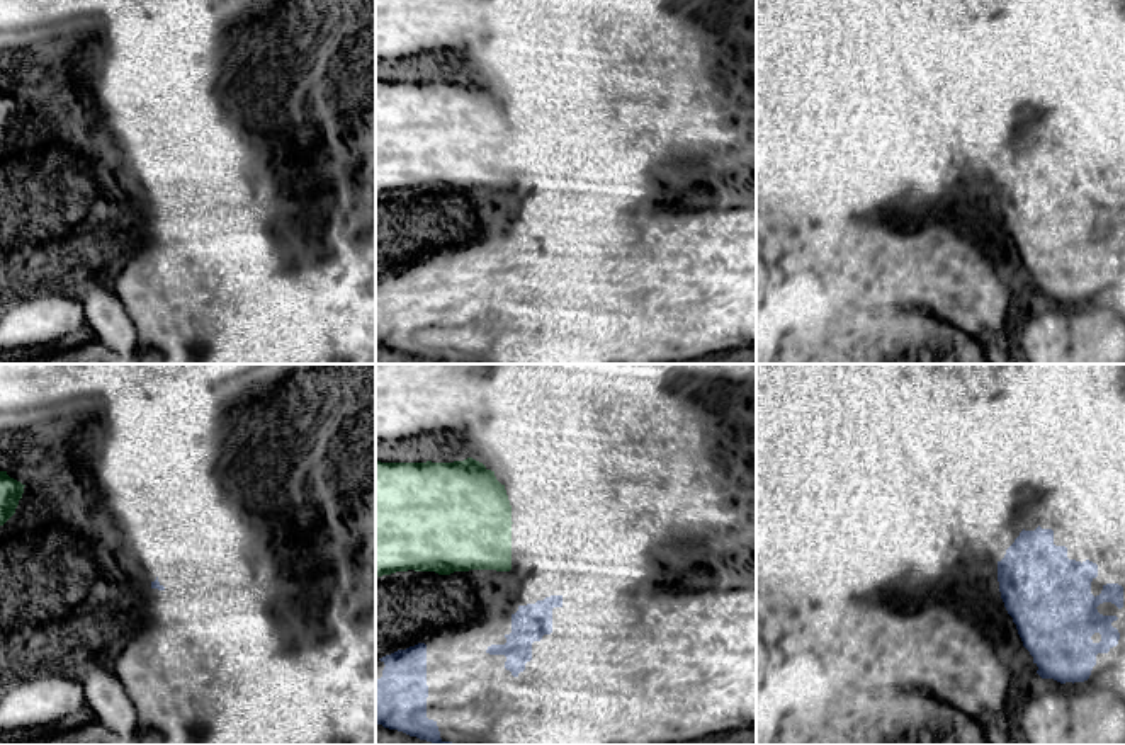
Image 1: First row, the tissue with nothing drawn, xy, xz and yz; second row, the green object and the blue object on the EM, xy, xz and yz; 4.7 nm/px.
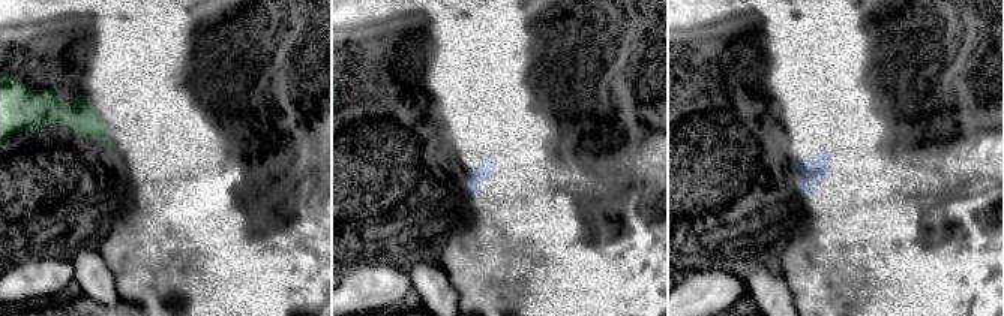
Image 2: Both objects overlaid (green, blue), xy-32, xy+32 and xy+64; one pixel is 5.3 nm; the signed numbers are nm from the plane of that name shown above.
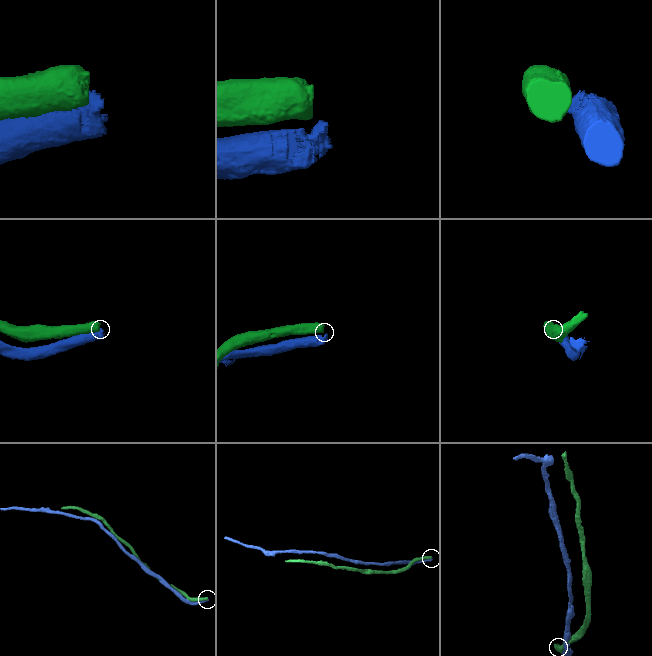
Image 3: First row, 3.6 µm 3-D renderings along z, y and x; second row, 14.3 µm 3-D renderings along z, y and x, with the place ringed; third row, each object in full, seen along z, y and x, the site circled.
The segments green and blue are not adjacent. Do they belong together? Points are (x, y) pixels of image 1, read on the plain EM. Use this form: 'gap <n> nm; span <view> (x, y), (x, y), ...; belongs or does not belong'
gap 170 nm; span xz (508, 189), (519, 225); does not belong

